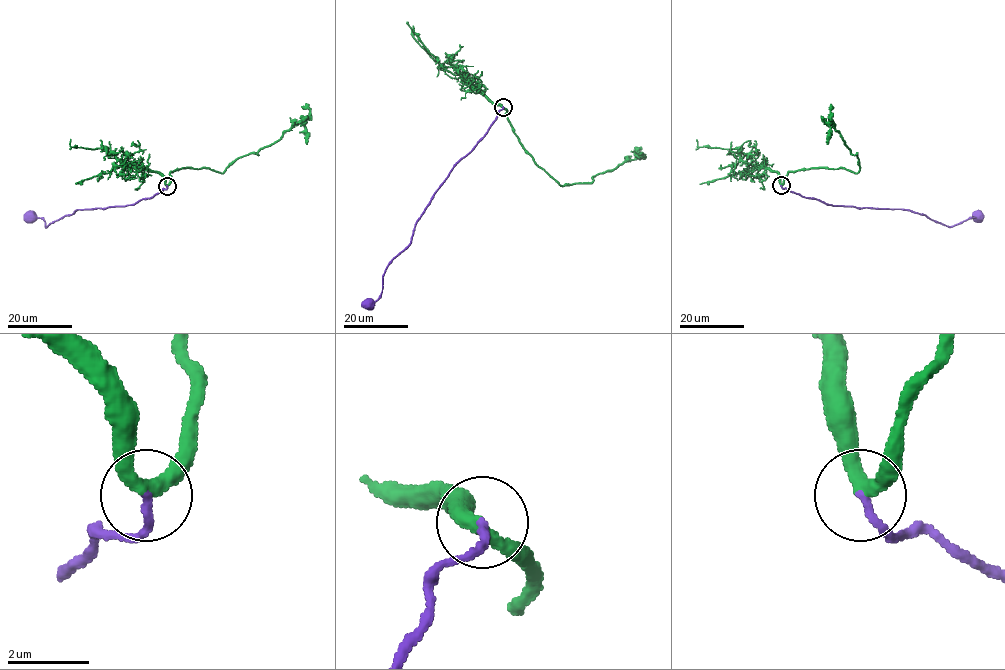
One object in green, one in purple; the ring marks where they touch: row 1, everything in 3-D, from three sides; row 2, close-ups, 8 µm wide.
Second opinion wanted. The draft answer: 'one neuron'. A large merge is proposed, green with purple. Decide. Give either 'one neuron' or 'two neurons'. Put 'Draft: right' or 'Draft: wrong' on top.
Draft: right
one neuron

